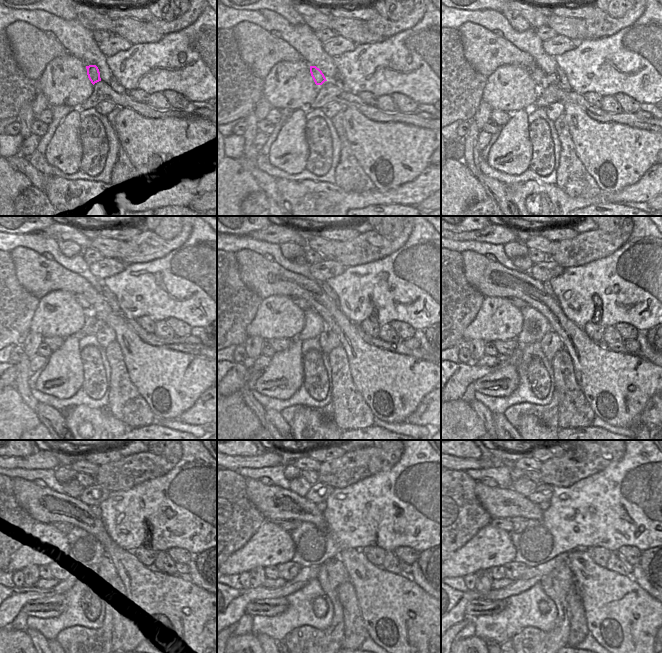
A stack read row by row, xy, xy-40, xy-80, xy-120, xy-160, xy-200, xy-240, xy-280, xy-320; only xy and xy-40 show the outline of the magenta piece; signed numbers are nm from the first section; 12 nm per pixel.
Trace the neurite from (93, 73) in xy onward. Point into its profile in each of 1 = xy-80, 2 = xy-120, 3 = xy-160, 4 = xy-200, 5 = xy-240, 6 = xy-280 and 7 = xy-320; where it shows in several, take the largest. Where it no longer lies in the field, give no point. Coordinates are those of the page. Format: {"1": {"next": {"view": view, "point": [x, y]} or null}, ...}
{"1": {"next": {"view": "xy-80", "point": [540, 77]}}, "2": {"next": {"view": "xy-120", "point": [80, 299]}}, "3": {"next": {"view": "xy-160", "point": [302, 303]}}, "4": {"next": {"view": "xy-200", "point": [518, 303]}}, "5": {"next": {"view": "xy-240", "point": [65, 527]}}, "6": {"next": {"view": "xy-280", "point": [288, 526]}}, "7": {"next": {"view": "xy-320", "point": [500, 523]}}}

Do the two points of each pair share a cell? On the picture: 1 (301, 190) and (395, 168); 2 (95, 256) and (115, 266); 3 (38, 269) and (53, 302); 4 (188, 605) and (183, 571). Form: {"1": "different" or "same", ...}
{"1": "different", "2": "different", "3": "different", "4": "different"}

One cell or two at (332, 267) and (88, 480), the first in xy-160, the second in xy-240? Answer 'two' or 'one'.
two

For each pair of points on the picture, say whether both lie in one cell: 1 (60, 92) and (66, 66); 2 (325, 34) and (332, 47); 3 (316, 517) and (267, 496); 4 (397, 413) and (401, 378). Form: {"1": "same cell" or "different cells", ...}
{"1": "same cell", "2": "different cells", "3": "same cell", "4": "same cell"}

